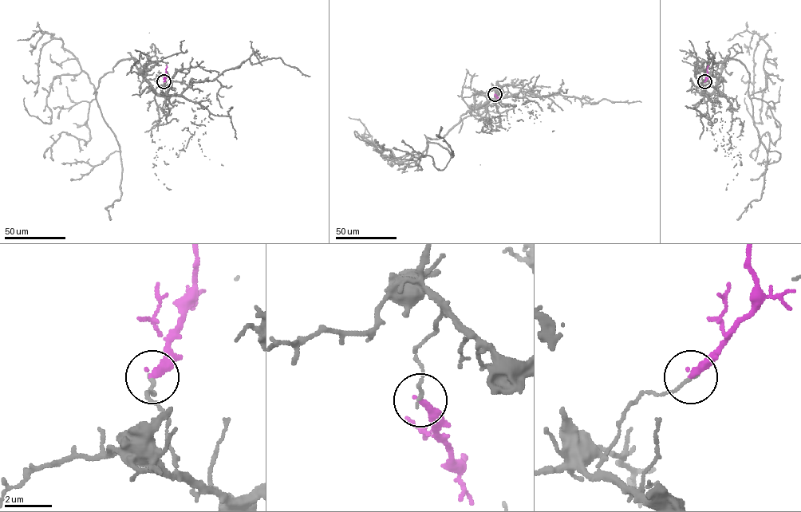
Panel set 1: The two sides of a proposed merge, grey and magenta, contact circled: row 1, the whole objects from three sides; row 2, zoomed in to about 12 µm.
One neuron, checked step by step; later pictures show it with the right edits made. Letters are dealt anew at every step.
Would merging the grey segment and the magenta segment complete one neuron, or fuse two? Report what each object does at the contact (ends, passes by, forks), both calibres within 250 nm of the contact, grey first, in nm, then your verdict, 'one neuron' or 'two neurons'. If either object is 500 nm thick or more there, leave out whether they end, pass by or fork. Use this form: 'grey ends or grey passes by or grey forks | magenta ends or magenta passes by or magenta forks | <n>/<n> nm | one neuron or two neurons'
grey ends | magenta ends | 130/320 nm | two neurons

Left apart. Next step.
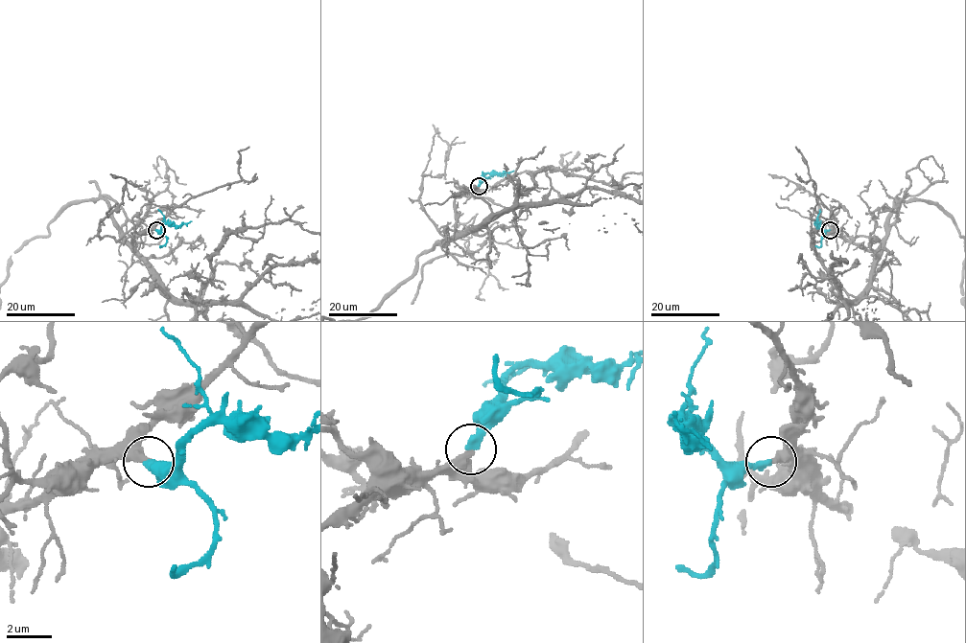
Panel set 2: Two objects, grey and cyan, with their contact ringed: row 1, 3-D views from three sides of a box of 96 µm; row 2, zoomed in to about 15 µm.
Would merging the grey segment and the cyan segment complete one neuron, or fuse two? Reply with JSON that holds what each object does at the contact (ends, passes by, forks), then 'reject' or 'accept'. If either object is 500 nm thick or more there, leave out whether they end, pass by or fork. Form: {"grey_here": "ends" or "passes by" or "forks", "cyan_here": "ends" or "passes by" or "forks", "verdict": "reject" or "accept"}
{"grey_here": "ends", "cyan_here": "ends", "verdict": "accept"}

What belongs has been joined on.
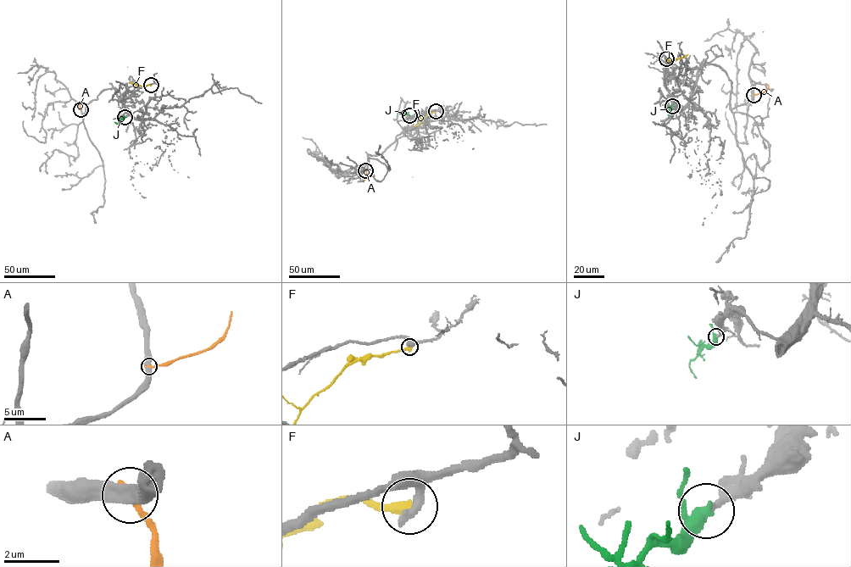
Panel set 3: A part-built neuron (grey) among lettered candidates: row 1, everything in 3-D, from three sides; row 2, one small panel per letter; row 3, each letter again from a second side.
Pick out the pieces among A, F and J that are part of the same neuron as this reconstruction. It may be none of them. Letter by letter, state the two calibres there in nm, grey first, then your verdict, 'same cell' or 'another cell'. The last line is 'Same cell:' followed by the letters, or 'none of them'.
A: 400/240 nm | another cell
F: 360/360 nm | another cell
J: 260/360 nm | same cell
Same cell: J

